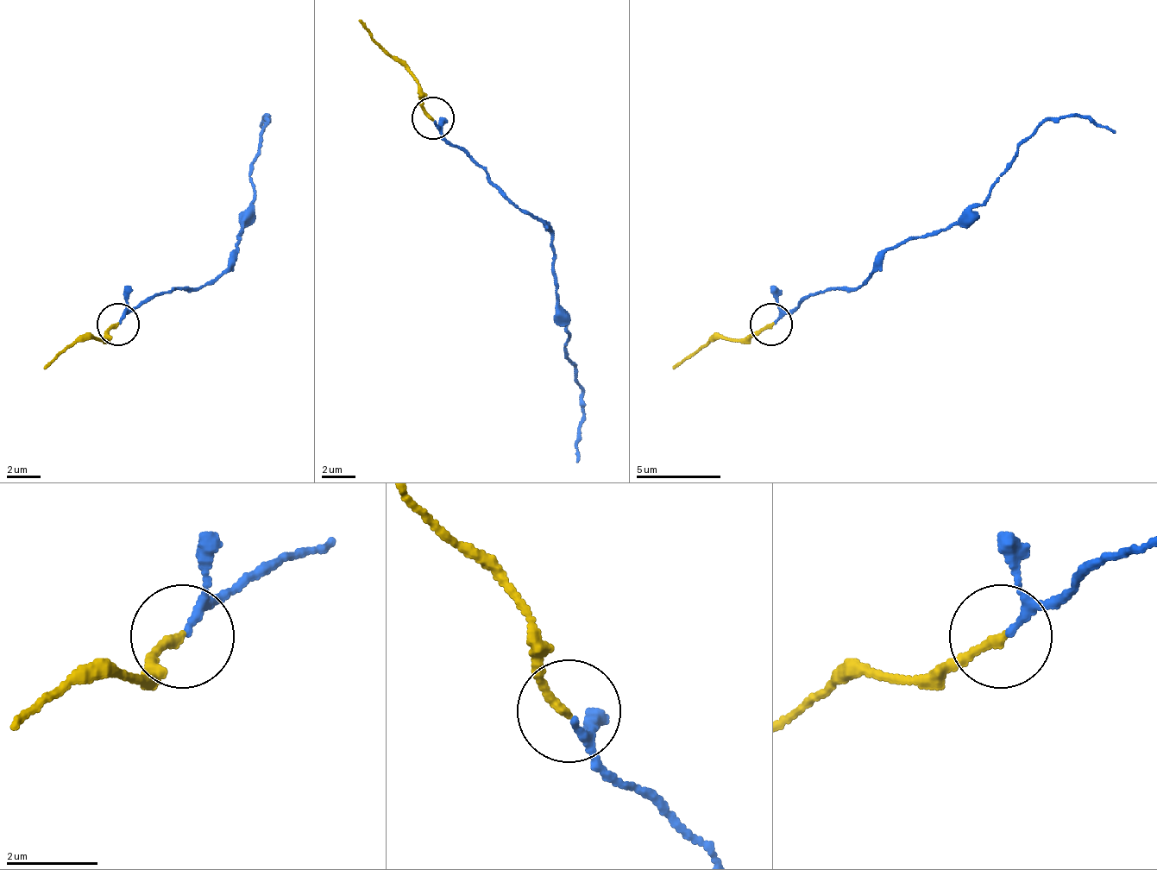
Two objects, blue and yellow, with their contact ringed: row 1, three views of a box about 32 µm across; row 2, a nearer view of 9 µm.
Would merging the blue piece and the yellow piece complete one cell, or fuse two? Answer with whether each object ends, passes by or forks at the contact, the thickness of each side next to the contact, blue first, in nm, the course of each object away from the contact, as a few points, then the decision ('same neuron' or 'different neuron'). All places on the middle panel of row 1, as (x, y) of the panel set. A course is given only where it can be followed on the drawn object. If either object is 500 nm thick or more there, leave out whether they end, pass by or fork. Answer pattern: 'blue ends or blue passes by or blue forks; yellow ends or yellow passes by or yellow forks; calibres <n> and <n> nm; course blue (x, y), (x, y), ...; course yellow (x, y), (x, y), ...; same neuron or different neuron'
blue passes by; yellow ends; calibres 120 and 180 nm; course blue (436, 121), (512, 202), (550, 236), (555, 308), (568, 334), (581, 394), (581, 440), (576, 461); course yellow (431, 117), (423, 109), (418, 83), (360, 19); same neuron

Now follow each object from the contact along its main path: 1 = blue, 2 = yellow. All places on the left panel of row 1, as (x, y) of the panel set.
1: (121, 325), (155, 295), (198, 291), (235, 249), (240, 223), (253, 198), (253, 176), (261, 134)
2: (116, 325), (103, 338), (78, 338), (45, 368)

